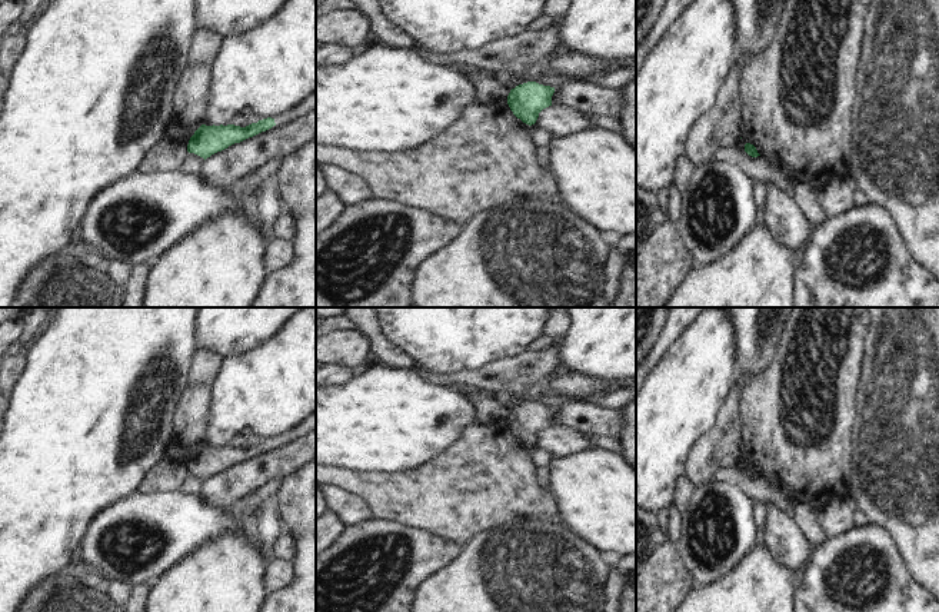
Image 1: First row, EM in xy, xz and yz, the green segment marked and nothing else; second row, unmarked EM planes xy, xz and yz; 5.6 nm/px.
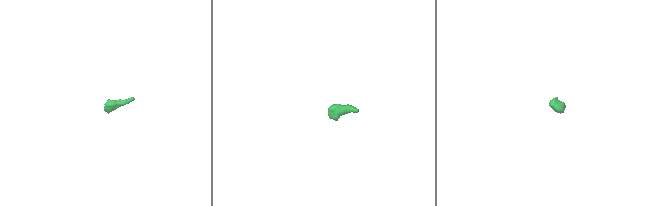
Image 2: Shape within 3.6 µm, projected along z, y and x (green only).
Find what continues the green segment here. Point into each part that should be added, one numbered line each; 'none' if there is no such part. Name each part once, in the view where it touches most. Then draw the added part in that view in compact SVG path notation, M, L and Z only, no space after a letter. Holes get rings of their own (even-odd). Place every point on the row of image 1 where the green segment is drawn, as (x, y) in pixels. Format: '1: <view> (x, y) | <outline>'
1: xy (309, 102) | M316 89L300 104L293 107L289 113L276 117L274 123L276 126L280 126L282 123L292 120L297 114L302 114L313 107L316 107Z

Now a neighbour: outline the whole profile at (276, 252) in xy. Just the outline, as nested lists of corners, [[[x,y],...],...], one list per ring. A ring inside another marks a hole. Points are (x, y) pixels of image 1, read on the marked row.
[[[273,237],[264,245],[263,263],[269,270],[279,269],[287,263],[293,255],[293,242],[282,237]]]

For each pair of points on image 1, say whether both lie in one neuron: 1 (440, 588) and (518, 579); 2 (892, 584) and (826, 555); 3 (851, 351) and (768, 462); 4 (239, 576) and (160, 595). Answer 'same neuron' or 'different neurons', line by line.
1: same neuron
2: same neuron
3: same neuron
4: same neuron

